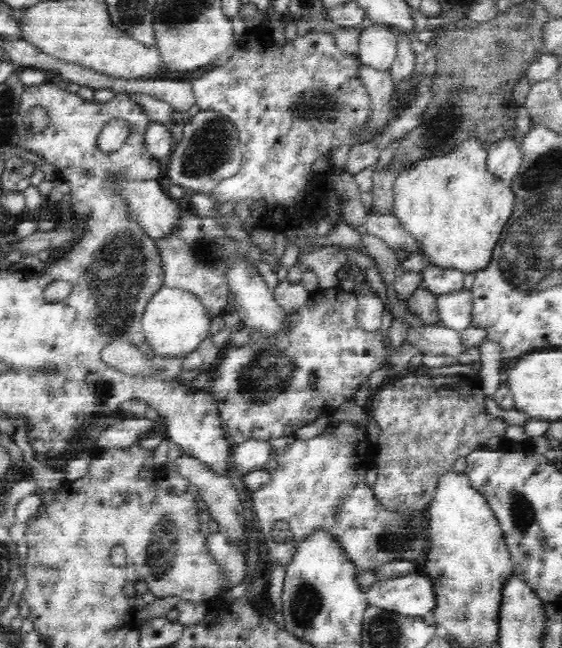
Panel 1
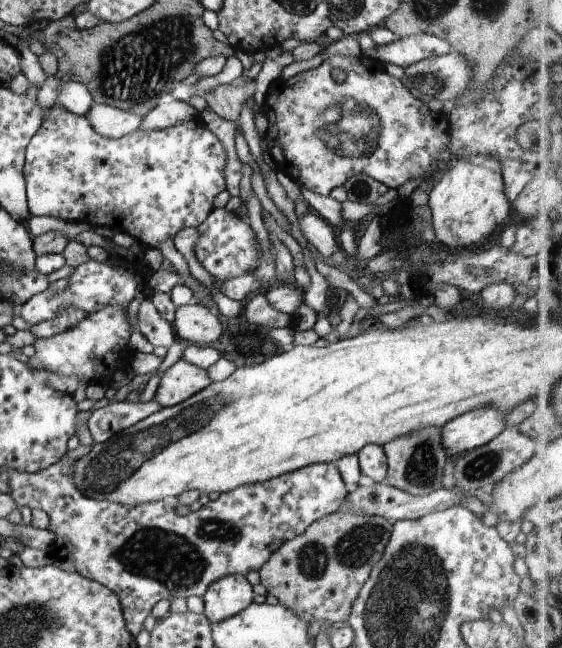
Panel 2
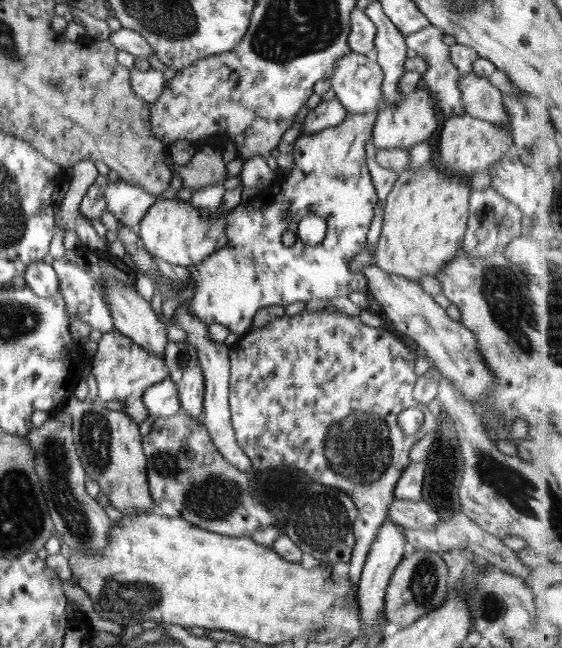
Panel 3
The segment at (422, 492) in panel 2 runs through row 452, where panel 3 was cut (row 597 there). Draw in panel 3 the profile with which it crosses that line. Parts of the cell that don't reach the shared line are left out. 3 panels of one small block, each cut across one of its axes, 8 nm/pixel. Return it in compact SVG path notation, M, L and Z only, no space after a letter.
M410 549L390 577L385 594L387 622L406 628L419 618L442 606L451 590L447 584L448 569L440 552Z

